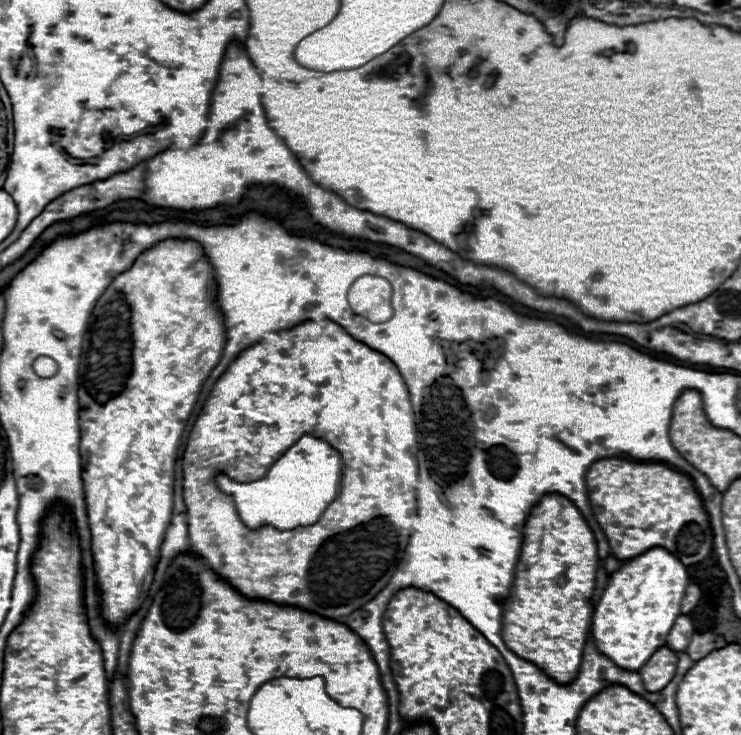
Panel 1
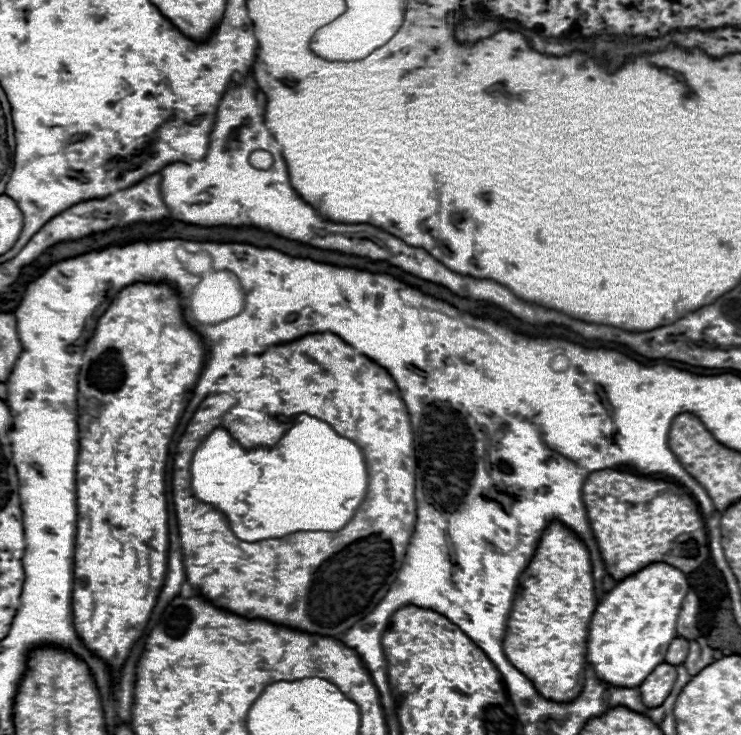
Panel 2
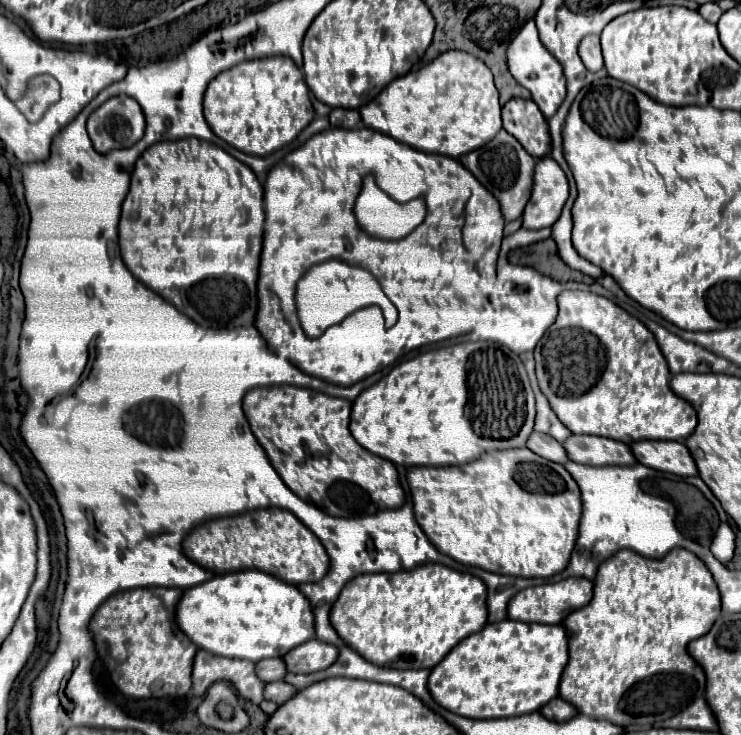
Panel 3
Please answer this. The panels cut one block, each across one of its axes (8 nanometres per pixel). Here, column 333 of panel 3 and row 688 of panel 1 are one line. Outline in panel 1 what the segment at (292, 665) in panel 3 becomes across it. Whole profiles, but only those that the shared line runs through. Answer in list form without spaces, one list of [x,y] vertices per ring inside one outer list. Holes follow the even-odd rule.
[[[666,646],[656,650],[656,654],[648,660],[648,664],[640,668],[644,688],[648,692],[660,692],[662,688],[666,688],[672,676],[676,674],[676,662],[678,662],[676,654]]]

